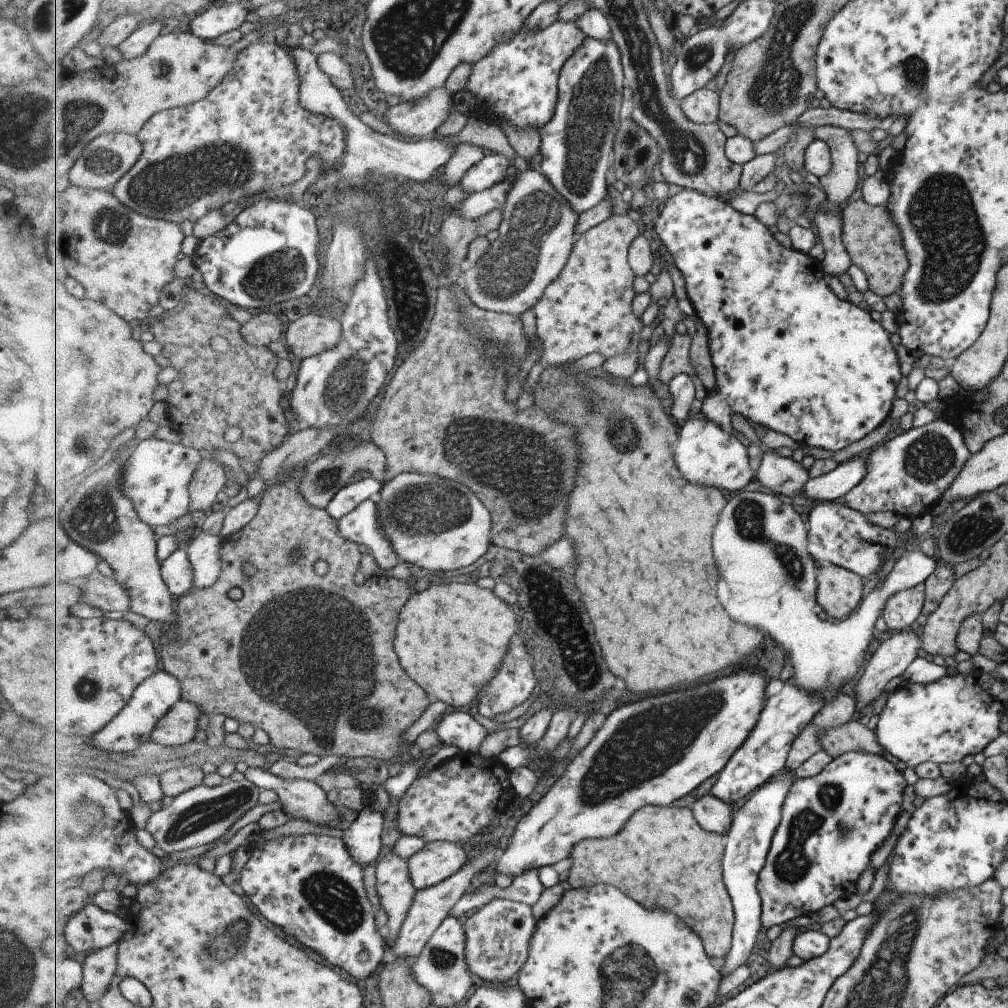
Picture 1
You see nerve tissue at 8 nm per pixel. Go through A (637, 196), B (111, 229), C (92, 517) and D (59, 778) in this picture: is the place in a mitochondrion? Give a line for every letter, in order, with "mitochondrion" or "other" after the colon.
A: other
B: mitochondrion
C: mitochondrion
D: other

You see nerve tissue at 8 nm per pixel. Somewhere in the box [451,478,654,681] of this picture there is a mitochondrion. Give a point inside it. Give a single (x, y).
(549, 602)

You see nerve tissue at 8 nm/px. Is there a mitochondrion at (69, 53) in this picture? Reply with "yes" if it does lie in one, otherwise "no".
no

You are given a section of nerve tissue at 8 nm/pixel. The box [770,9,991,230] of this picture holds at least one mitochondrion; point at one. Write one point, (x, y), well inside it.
(916, 71)

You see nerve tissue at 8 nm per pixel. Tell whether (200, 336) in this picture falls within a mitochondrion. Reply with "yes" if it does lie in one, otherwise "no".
no

